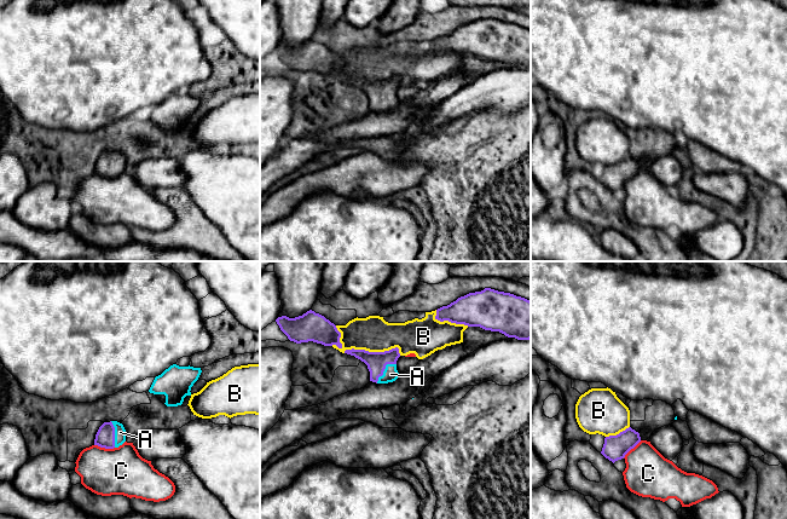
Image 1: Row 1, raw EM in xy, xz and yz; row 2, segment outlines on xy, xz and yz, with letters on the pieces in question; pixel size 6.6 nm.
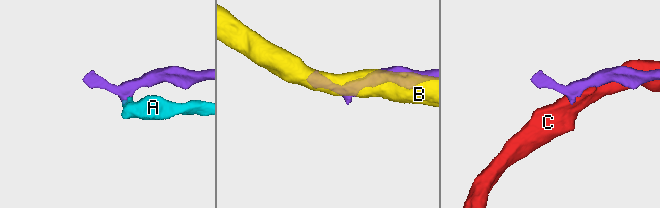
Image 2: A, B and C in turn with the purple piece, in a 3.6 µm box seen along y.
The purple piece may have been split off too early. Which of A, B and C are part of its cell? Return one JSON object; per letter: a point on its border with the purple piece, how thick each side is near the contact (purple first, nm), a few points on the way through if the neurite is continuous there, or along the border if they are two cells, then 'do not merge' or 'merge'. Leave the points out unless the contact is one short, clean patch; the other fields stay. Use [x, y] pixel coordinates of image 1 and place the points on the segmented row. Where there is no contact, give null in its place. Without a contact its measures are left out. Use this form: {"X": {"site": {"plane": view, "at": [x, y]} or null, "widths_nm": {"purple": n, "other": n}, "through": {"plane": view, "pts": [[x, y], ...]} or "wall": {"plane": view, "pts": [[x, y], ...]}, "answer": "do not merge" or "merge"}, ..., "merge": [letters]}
{"A": {"site": {"plane": "xz", "at": [385, 368]}, "widths_nm": {"purple": 140, "other": 100}, "through": {"plane": "xz", "pts": [[376, 362], [385, 368], [391, 374]]}, "answer": "merge"}, "B": {"site": {"plane": "xz", "at": [374, 352]}, "widths_nm": {"purple": 140, "other": 240}, "answer": "do not merge"}, "C": {"site": {"plane": "xy", "at": [104, 447]}, "widths_nm": {"purple": 130, "other": 320}, "answer": "do not merge"}, "merge": ["A"]}

